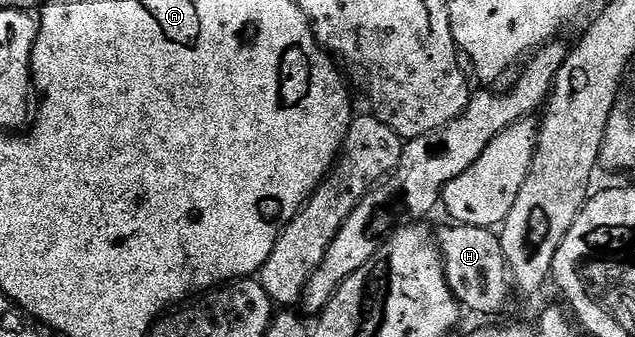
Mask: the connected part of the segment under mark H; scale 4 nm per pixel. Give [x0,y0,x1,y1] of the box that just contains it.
[437,223,512,316]

